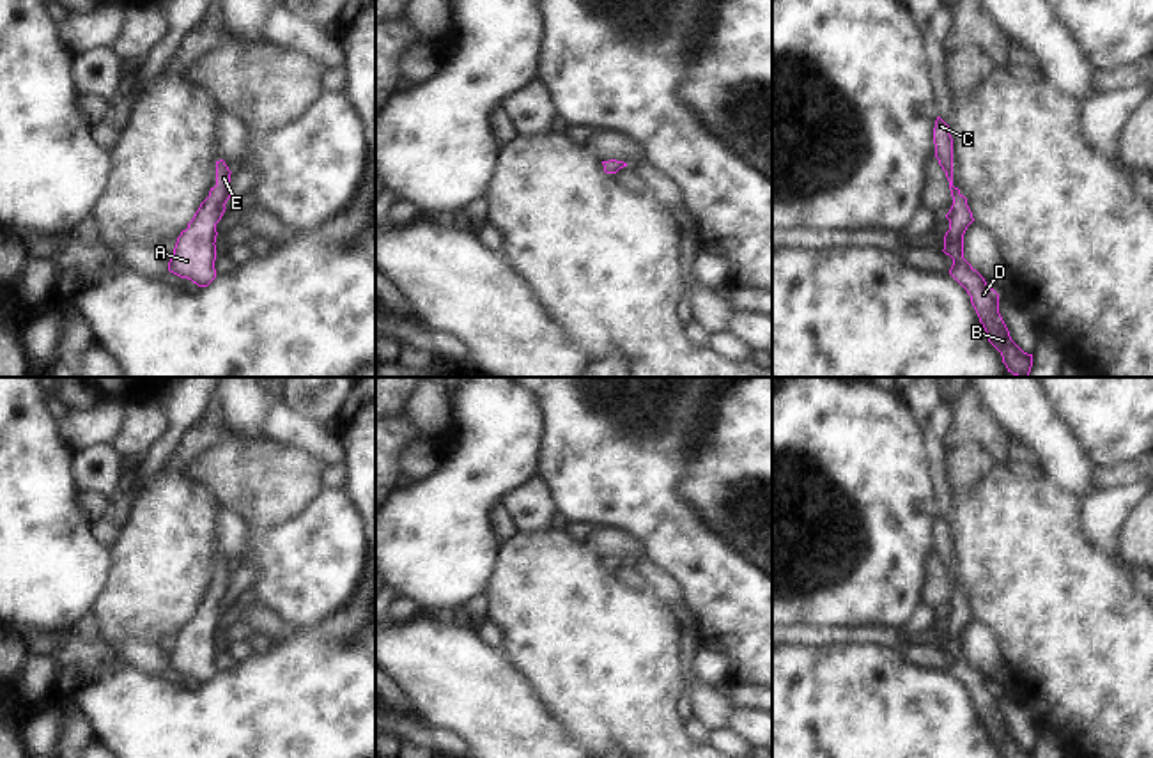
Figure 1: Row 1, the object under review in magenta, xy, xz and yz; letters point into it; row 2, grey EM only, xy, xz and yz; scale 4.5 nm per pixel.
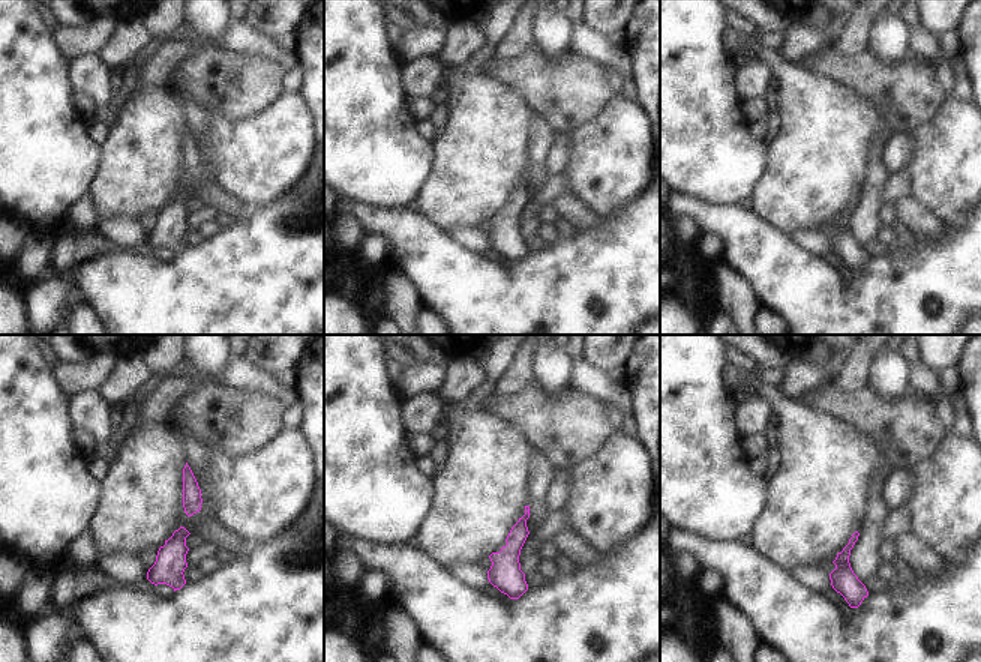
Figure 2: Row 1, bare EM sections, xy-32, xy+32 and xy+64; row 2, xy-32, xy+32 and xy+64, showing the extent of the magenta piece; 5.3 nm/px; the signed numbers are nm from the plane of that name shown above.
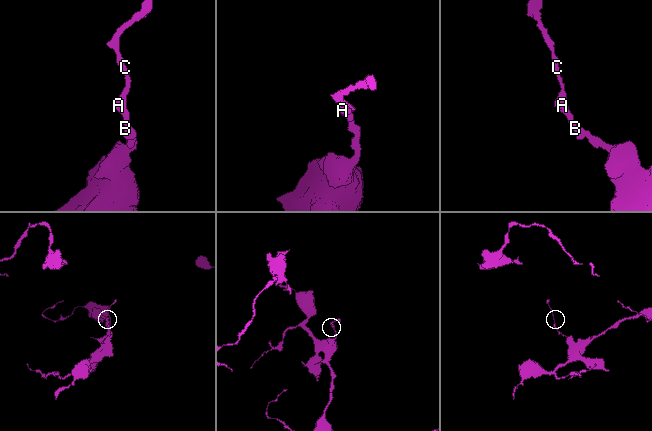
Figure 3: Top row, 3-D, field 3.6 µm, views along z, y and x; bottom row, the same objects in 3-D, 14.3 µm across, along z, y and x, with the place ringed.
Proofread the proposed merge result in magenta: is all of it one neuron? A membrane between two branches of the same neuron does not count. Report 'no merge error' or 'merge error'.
no merge error

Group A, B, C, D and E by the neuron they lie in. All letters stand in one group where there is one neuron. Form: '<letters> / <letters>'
A B C D E

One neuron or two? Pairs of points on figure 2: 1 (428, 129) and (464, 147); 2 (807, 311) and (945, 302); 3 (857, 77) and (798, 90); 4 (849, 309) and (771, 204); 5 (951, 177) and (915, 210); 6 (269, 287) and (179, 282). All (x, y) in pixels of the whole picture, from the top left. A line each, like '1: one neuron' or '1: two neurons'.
1: two neurons
2: one neuron
3: two neurons
4: two neurons
5: two neurons
6: one neuron

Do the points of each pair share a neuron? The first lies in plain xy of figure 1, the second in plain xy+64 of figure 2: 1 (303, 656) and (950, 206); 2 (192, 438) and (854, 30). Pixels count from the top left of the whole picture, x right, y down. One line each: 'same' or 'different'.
1: different
2: same

